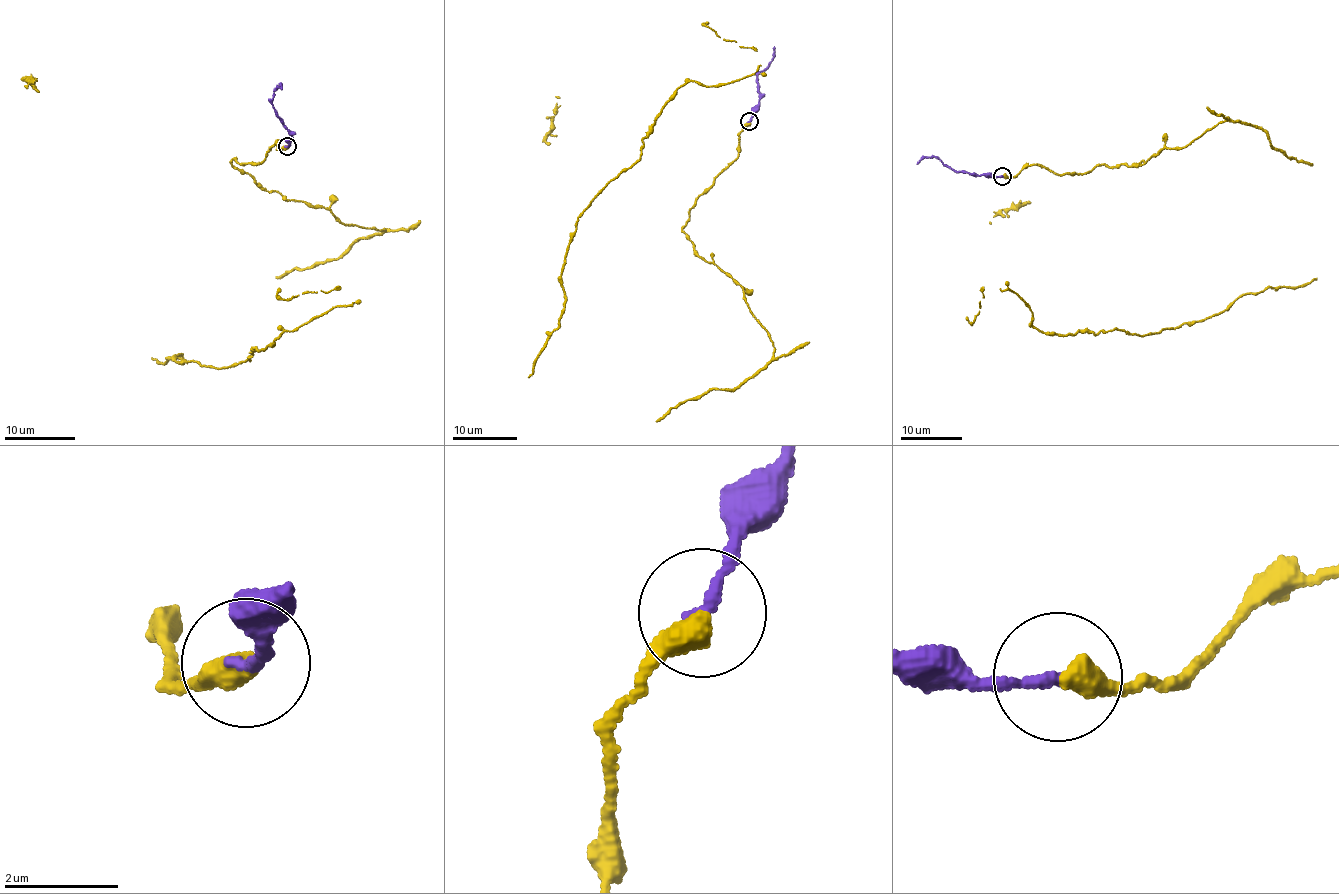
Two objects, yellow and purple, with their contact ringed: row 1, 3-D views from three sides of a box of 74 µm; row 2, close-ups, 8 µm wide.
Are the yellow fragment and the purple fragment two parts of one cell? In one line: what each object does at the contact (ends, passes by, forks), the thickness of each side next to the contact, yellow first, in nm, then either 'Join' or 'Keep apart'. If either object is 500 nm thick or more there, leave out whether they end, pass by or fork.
At the ring yellow ends. At the ring purple ends. Thickness 460 nm (yellow) against 180 nm. Join

